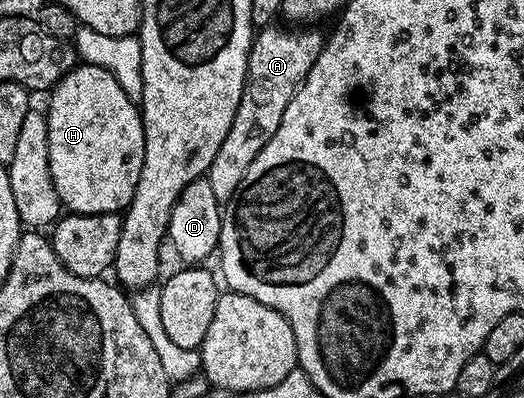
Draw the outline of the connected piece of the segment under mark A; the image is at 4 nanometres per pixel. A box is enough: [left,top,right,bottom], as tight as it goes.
[206,26,325,205]

